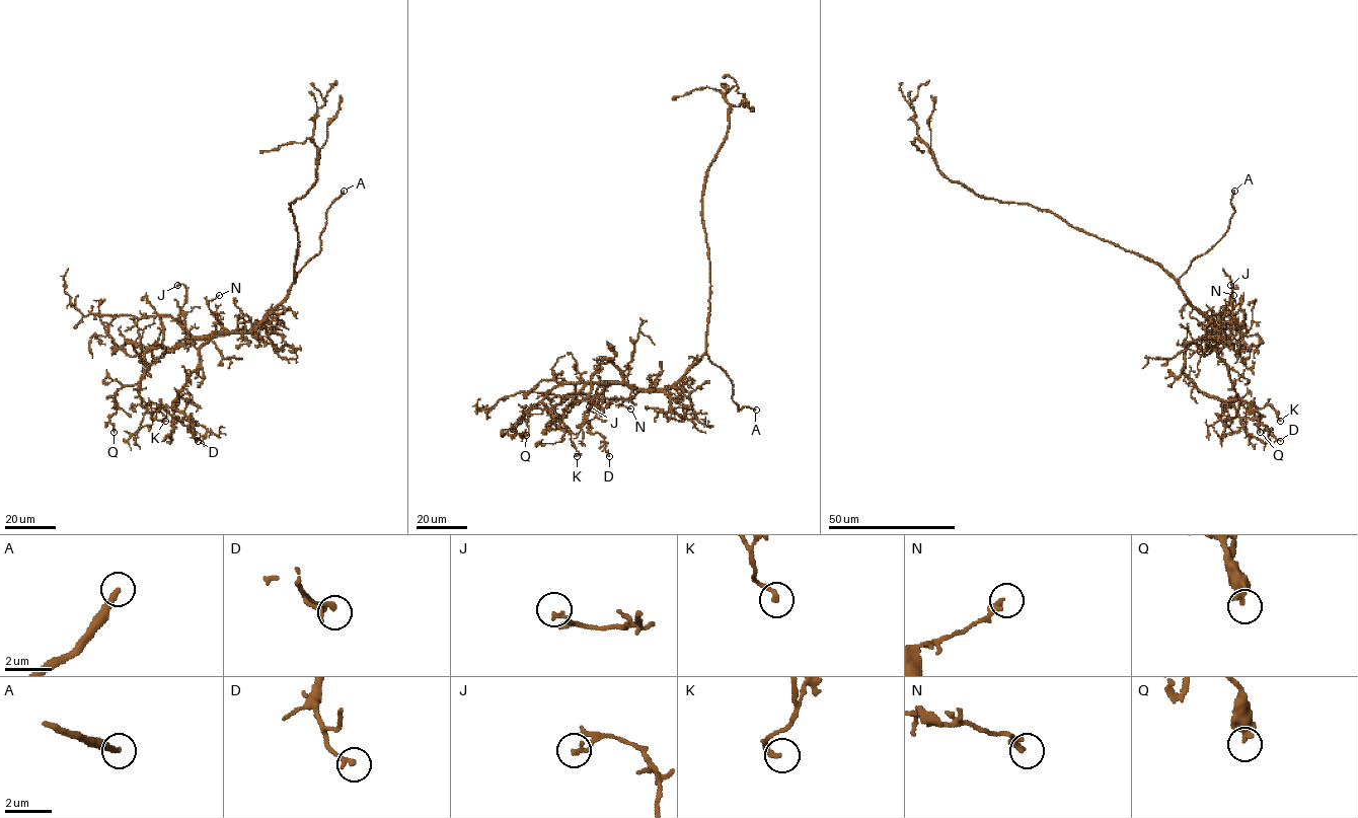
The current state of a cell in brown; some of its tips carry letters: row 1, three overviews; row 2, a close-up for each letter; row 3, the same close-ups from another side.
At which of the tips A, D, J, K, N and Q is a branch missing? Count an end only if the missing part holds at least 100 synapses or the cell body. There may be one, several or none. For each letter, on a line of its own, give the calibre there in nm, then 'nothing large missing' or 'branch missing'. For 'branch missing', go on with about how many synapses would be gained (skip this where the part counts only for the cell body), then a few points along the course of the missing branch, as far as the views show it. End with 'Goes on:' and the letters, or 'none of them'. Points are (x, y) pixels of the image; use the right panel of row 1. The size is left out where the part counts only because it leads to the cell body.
A: 280 nm | branch missing | (1234, 191), (1234, 164), (1237, 156), (1233, 151)
D: 220 nm | nothing large missing
J: 170 nm | nothing large missing
K: 200 nm | nothing large missing
N: 240 nm | nothing large missing
Q: 360 nm | nothing large missing
Goes on: A

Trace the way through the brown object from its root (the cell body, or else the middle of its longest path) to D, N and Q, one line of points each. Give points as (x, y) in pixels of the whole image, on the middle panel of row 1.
D: (706, 325), (706, 351), (668, 388), (634, 387), (611, 360), (599, 364), (585, 417), (609, 456)
N: (706, 325), (706, 351), (700, 359), (669, 387), (640, 389), (620, 403), (630, 408)
Q: (706, 325), (706, 351), (669, 387), (589, 382), (561, 403), (529, 411), (526, 435)

